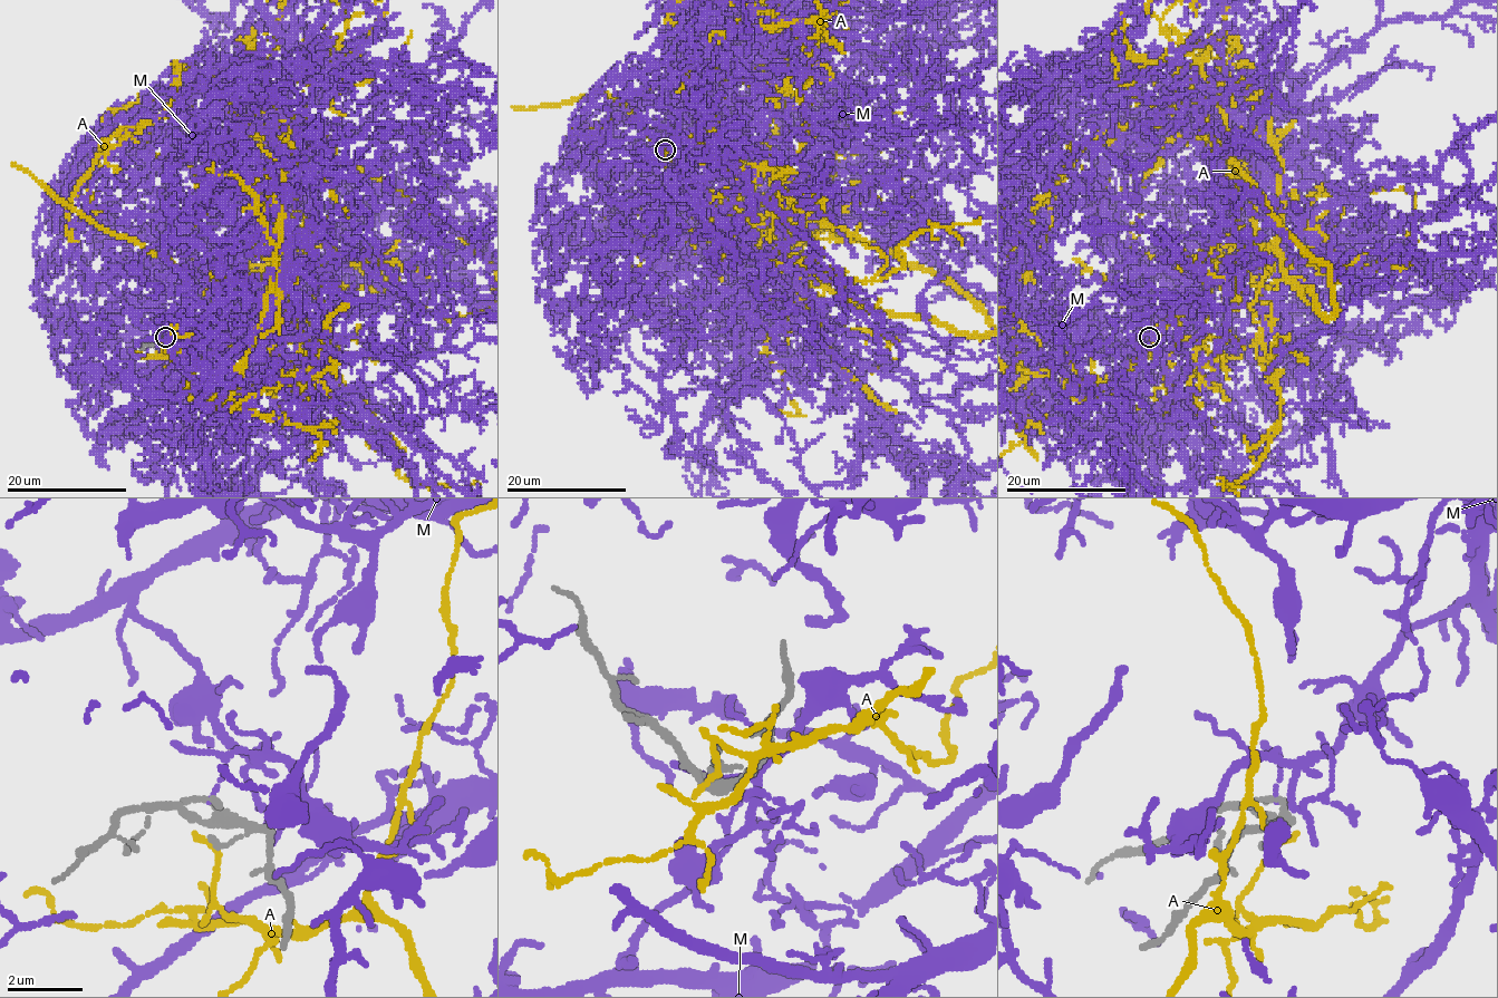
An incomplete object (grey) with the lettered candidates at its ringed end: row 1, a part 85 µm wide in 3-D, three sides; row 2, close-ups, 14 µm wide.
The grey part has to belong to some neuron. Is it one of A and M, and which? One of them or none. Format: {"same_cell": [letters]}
{"same_cell": []}

